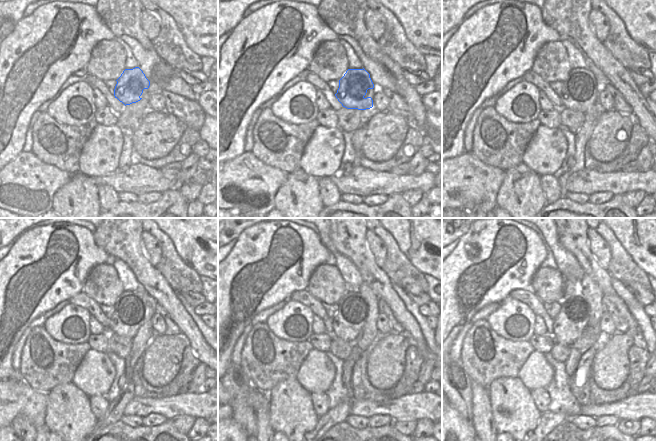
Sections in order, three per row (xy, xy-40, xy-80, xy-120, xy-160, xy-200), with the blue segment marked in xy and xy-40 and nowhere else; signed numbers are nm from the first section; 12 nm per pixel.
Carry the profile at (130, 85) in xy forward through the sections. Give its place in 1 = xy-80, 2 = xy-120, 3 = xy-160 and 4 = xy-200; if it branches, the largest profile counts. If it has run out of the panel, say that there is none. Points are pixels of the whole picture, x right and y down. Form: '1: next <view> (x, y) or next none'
1: next xy-80 (577, 86)
2: next xy-120 (129, 308)
3: next xy-160 (353, 308)
4: next xy-200 (575, 312)

